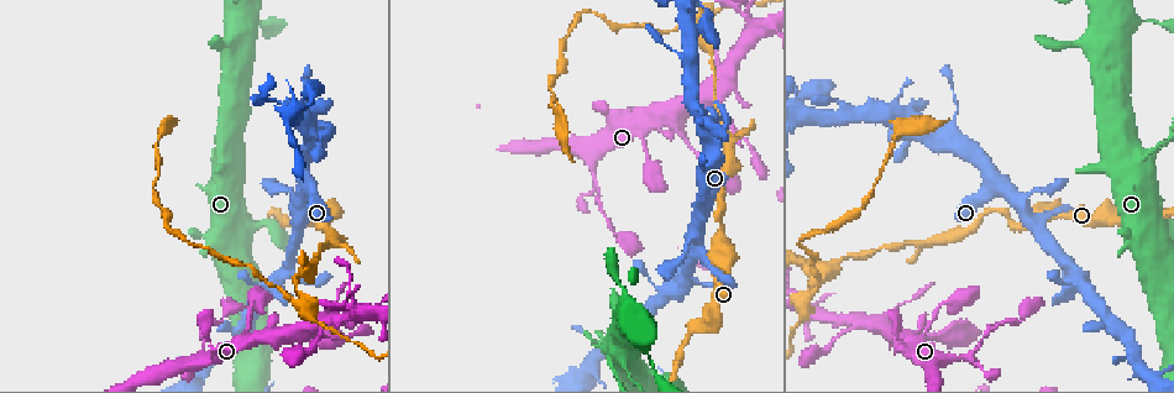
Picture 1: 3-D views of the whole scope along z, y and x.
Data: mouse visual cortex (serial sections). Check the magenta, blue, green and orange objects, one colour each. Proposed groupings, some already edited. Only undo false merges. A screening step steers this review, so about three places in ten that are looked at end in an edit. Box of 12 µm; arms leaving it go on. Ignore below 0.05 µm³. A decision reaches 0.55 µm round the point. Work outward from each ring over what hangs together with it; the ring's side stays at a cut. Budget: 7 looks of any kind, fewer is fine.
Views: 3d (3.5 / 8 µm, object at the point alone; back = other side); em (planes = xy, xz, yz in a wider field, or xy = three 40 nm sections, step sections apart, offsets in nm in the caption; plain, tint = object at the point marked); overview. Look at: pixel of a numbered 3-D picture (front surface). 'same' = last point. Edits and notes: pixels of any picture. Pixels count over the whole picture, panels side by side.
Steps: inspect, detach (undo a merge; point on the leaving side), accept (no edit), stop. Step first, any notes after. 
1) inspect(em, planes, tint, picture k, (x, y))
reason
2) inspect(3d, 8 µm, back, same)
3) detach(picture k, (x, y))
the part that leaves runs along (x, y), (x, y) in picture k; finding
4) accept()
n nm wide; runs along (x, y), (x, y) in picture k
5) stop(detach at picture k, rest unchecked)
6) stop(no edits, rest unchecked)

inspect(3d, 3.5 µm, picture 1, (718, 203))

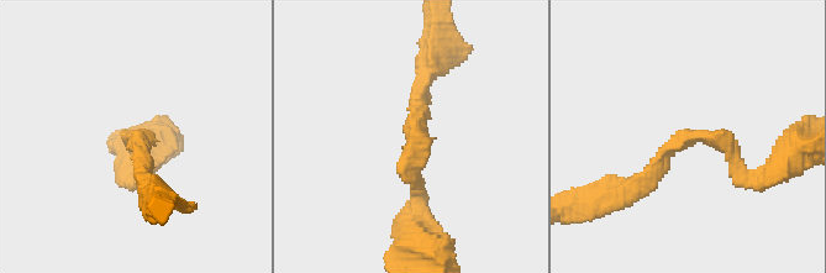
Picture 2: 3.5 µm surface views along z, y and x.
inspect(em, planes, tint, picture 2, (135, 137))
arms of 200, 200 nm

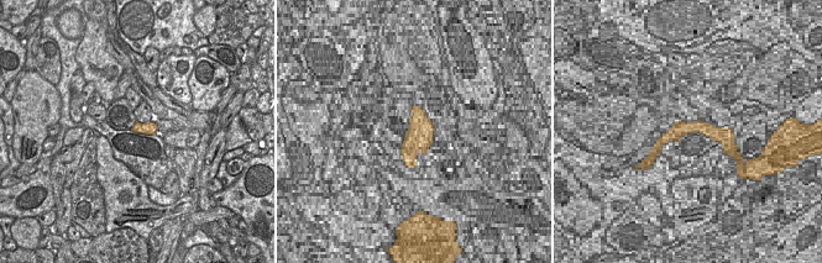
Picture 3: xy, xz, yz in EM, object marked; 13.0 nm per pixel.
accept()
one cell here

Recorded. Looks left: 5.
inspect(em, xy, step 5, tint, picture 1, (700, 103))
small branch off a trunk

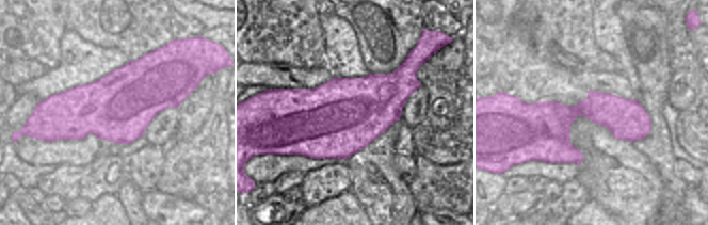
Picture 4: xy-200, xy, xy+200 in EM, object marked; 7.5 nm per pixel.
inspect(3d, 3.5 µm, same)
see where the arms go

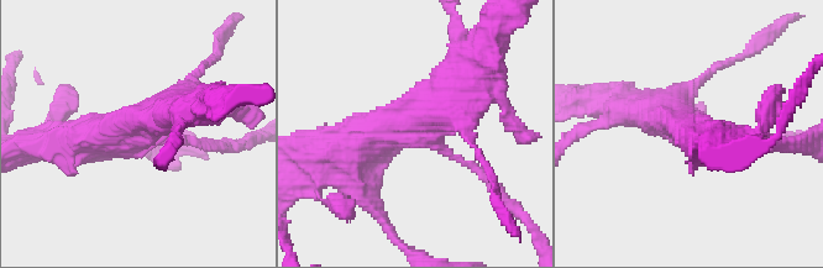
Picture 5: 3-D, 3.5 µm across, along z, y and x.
accept()
runs along (339, 152), (415, 127), (476, 77) in picture 5; continuous, no second cell

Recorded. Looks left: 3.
inspect(3d, 3.5 µm, picture 1, (809, 297))
thick turns thin

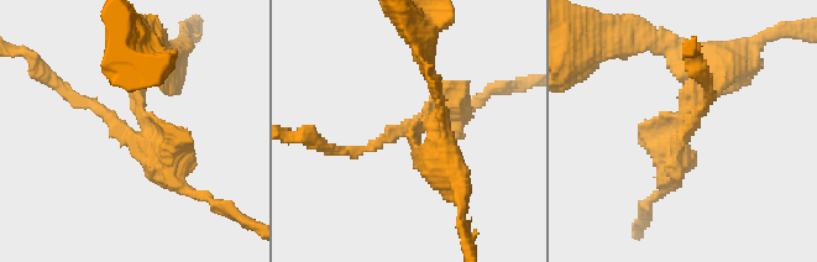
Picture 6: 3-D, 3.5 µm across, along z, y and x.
inspect(em, xy, step 3, tint, picture 6, (148, 131))
shape alone is not enough

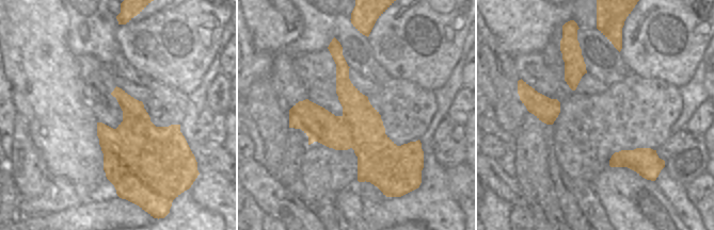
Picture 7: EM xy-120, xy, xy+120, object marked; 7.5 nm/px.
detach(picture 6, (98, 109))
340 nm wide; border along (115, 129), (130, 173), (153, 189) in picture 7; a second cell is stuck on

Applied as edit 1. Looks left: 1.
stop(detach at picture 6, rest unchecked)

